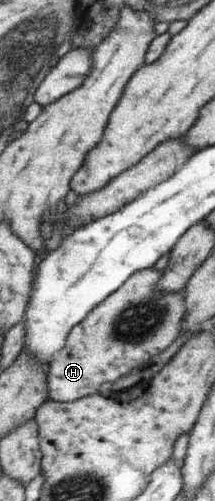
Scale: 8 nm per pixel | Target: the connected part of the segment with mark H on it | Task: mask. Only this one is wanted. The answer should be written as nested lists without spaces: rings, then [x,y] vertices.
[[[152,267],[131,273],[121,288],[109,294],[106,300],[83,318],[80,326],[68,334],[68,346],[52,358],[46,372],[48,397],[56,402],[70,402],[92,395],[98,384],[124,376],[130,368],[144,364],[150,356],[156,356],[172,344],[178,334],[178,326],[183,321],[183,289],[176,292],[156,289],[161,271]]]

